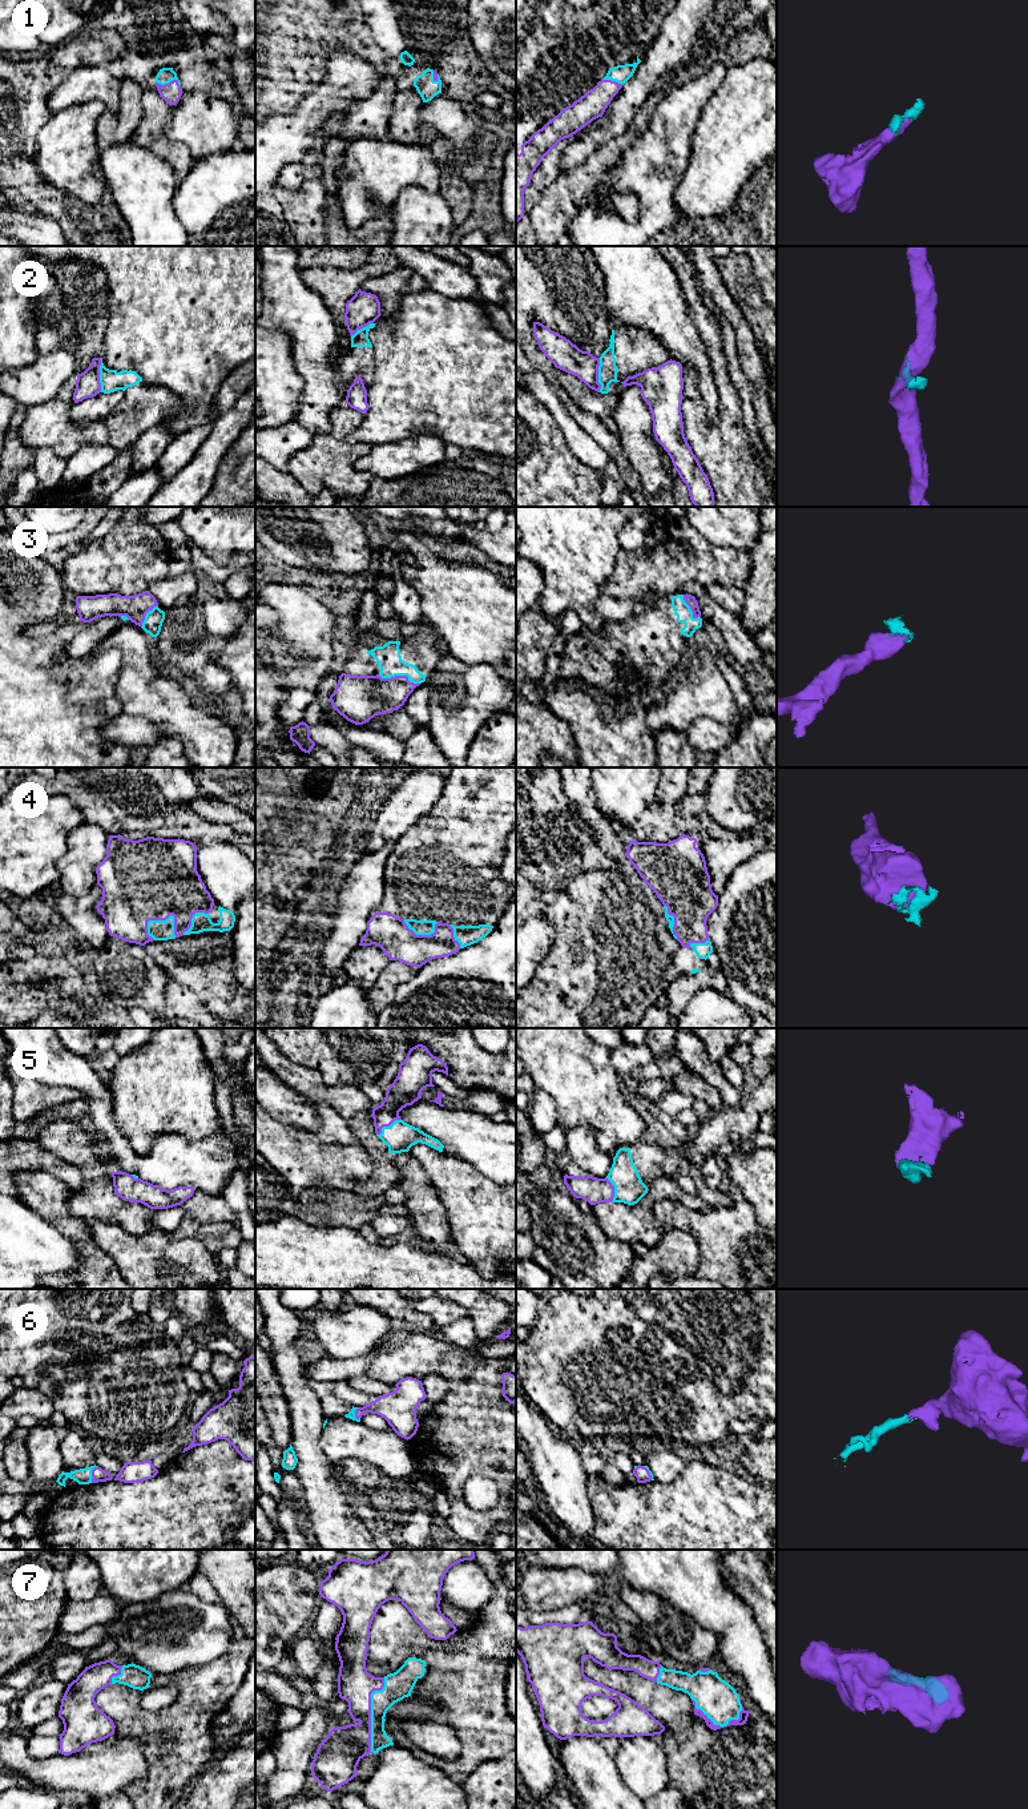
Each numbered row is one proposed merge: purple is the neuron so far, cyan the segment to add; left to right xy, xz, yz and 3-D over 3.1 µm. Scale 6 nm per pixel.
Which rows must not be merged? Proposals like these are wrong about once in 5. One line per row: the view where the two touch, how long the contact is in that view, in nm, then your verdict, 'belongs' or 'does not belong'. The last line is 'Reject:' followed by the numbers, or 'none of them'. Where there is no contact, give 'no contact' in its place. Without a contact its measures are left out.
1: contact in xy; length 150 nm; belongs
2: contact in xy; length 200 nm; does not belong
3: contact in xz; length 260 nm; belongs
4: contact in xy; length 200 nm; belongs
5: contact in xz; length 180 nm; belongs
6: contact in xy; length 110 nm; belongs
7: contact in xz; length 460 nm; belongs
Reject: 2

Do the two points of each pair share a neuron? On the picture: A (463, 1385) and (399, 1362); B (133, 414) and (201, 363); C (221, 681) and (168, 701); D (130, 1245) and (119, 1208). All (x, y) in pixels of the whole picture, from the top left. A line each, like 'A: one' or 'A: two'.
A: one
B: two
C: two
D: two

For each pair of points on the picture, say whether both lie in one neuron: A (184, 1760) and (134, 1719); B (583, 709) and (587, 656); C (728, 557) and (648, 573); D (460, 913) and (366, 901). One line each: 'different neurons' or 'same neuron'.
A: same neuron
B: different neurons
C: same neuron
D: different neurons

